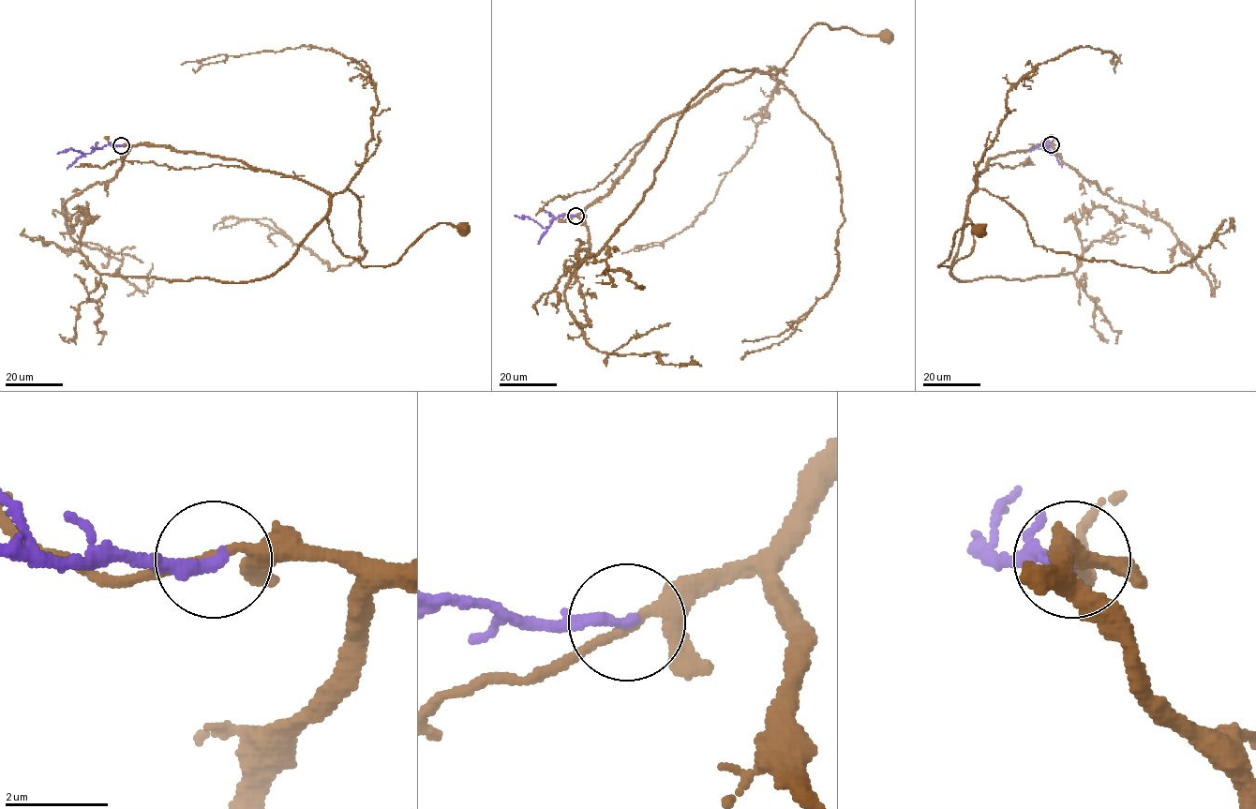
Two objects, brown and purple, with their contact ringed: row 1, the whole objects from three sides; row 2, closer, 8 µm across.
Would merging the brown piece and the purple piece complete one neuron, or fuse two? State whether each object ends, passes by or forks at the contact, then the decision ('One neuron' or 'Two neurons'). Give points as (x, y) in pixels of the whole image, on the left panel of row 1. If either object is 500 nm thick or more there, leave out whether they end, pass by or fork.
At the ring brown passes by. At the ring purple ends. Two neurons

